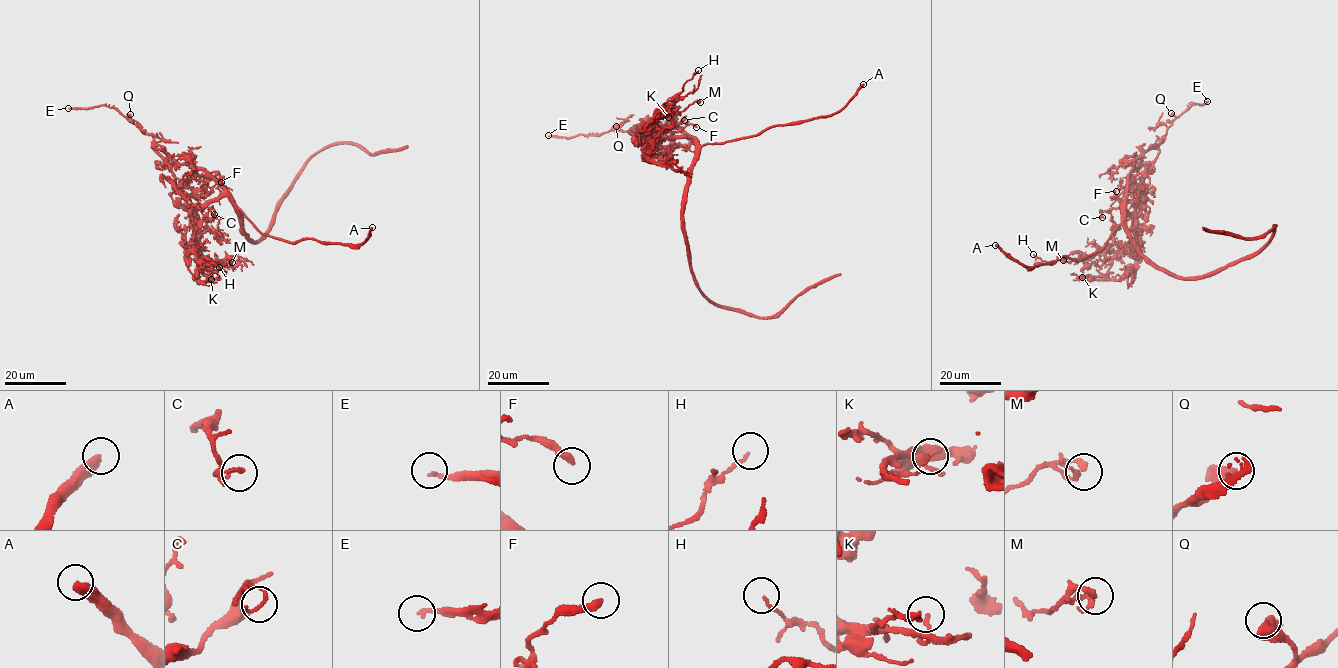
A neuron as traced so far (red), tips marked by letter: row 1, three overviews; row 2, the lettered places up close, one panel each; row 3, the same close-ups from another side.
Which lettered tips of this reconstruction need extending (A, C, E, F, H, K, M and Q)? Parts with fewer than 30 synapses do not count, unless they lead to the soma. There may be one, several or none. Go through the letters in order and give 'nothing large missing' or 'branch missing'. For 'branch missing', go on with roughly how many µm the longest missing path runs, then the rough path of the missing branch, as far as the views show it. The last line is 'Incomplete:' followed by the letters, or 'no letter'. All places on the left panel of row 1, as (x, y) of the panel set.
A: branch missing | 25 µm | (372, 227), (384, 229), (393, 224)
C: nothing large missing
E: branch missing | 60 µm
F: nothing large missing
H: nothing large missing
K: nothing large missing
M: nothing large missing
Q: nothing large missing
Incomplete: A, E

